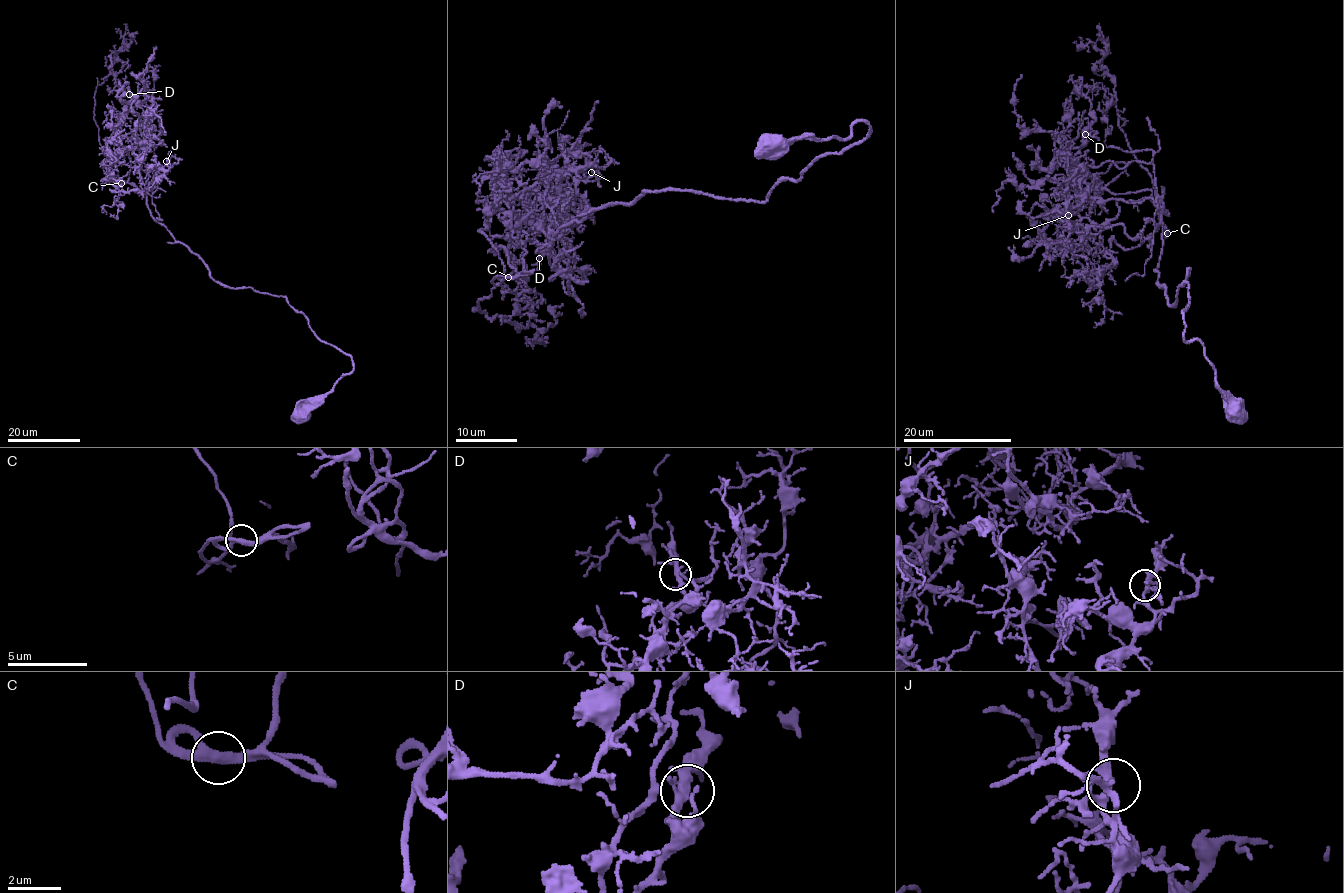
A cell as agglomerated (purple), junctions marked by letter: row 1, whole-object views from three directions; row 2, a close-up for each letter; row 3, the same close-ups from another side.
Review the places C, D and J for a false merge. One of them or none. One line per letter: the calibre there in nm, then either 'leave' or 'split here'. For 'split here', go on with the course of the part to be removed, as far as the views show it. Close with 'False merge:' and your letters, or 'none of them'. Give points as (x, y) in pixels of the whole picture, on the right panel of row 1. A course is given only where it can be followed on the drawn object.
C: 280 nm thick; leave
D: 280 nm thick; leave
J: 280 nm thick; leave
False merge: none of them

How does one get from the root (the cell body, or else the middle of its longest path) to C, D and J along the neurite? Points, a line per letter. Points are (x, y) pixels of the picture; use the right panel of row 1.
C: (1235, 411), (1189, 269), (1175, 307), (1157, 285), (1155, 201), (1082, 190), (1167, 234)
D: (1235, 411), (1189, 269), (1175, 307), (1157, 285), (1162, 211), (1086, 191), (1059, 133), (1085, 134)
J: (1235, 411), (1184, 340), (1189, 269), (1175, 307), (1157, 285), (1161, 223), (1081, 235), (1068, 215)

